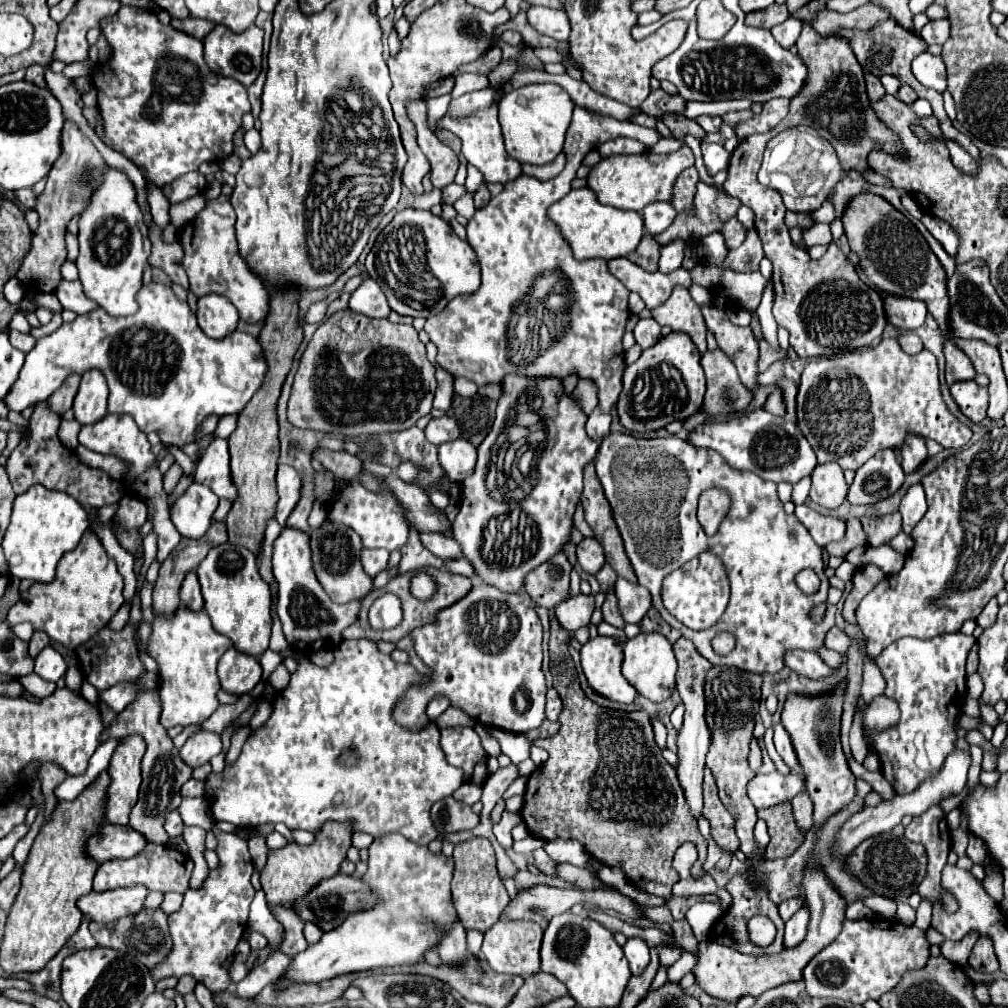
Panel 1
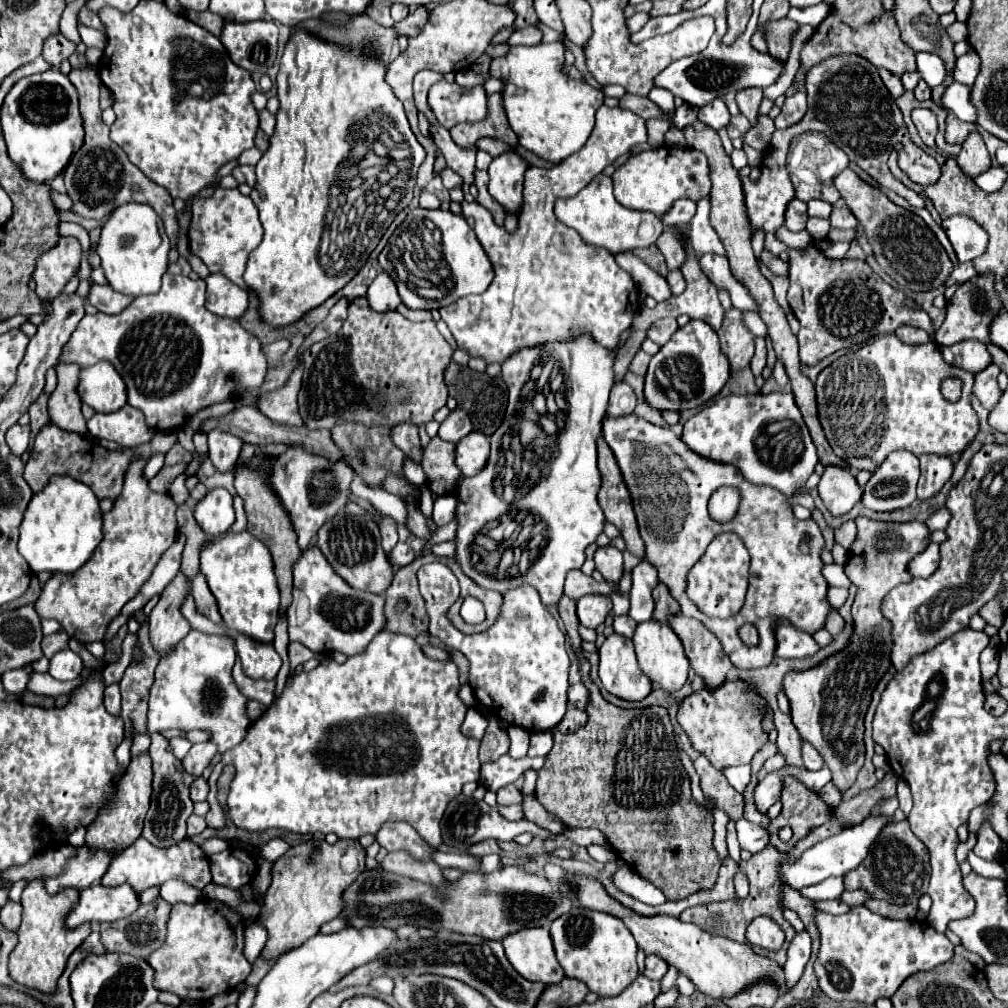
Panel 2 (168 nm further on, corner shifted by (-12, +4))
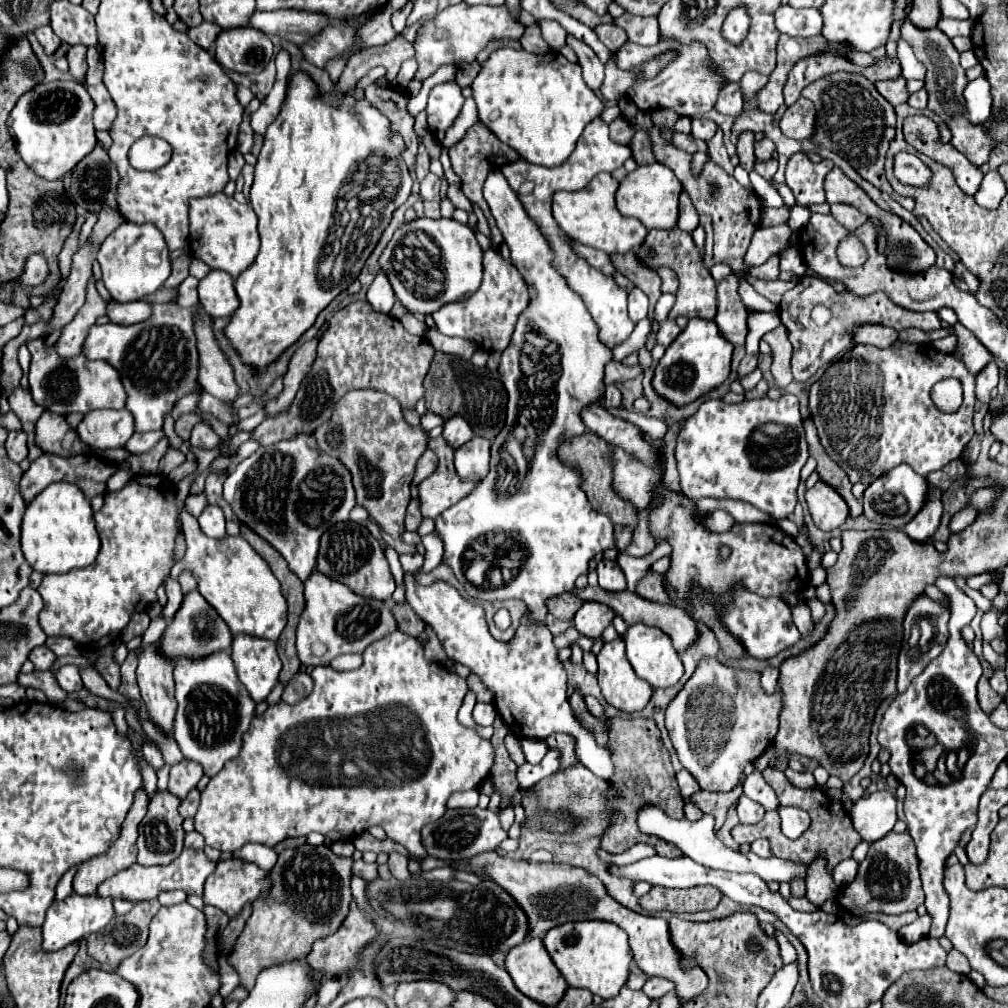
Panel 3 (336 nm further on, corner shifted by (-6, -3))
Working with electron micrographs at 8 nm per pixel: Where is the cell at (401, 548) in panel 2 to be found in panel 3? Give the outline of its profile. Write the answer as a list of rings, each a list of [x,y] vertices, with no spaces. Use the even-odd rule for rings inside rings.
[[[415,552],[415,554],[401,554],[401,564],[403,564],[405,572],[415,574],[423,566],[423,556],[419,552]]]

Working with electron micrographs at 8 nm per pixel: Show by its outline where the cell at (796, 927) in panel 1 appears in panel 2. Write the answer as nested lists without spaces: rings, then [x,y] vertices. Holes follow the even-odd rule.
[[[803,929],[793,937],[793,941],[789,945],[789,951],[787,951],[787,963],[783,965],[785,979],[787,979],[787,989],[791,989],[799,981],[799,977],[803,975],[803,969],[809,961],[809,953],[811,953],[811,937]]]

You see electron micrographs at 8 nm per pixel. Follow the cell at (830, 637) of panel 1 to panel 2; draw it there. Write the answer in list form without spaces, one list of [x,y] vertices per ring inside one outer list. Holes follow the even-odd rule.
[[[831,613],[829,617],[827,617],[827,625],[825,625],[825,629],[835,637],[835,635],[839,635],[843,629],[845,629],[845,621],[843,621],[843,617],[839,615],[839,613]]]

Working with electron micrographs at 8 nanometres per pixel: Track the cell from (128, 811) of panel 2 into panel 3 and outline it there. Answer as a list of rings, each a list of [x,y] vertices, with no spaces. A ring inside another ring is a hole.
[[[139,790],[137,796],[135,796],[135,802],[123,822],[123,828],[121,828],[121,836],[119,840],[101,856],[89,860],[89,862],[83,862],[81,868],[77,868],[77,874],[73,878],[73,890],[81,896],[91,896],[97,892],[97,886],[111,878],[113,874],[129,868],[131,864],[135,864],[135,858],[137,858],[137,828],[139,828],[139,822],[143,820],[147,812],[147,796],[145,796],[145,790]]]

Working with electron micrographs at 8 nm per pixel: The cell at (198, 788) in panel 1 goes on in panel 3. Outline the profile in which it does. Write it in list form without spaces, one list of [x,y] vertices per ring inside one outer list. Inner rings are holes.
[[[193,788],[193,790],[187,794],[187,798],[181,802],[179,814],[181,814],[183,818],[193,818],[195,812],[197,812],[197,808],[199,808],[199,790]]]

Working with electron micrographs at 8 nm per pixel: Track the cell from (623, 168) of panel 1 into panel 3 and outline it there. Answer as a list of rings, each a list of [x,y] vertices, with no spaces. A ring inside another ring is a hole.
[[[659,162],[649,164],[649,166],[639,166],[635,172],[627,174],[627,178],[619,184],[617,208],[623,216],[637,218],[639,222],[643,222],[643,226],[647,230],[651,230],[651,228],[671,230],[677,226],[677,218],[679,218],[677,206],[679,206],[681,190],[683,190],[681,182],[673,174],[673,170],[669,170],[667,166],[663,166]]]

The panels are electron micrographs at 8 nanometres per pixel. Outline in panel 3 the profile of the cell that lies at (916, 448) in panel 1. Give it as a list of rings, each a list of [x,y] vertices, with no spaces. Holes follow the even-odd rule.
[[[931,486],[931,492],[925,506],[921,508],[921,512],[903,528],[905,534],[913,540],[913,542],[919,542],[919,544],[925,544],[925,542],[931,542],[935,530],[939,528],[939,522],[941,522],[941,490]]]

